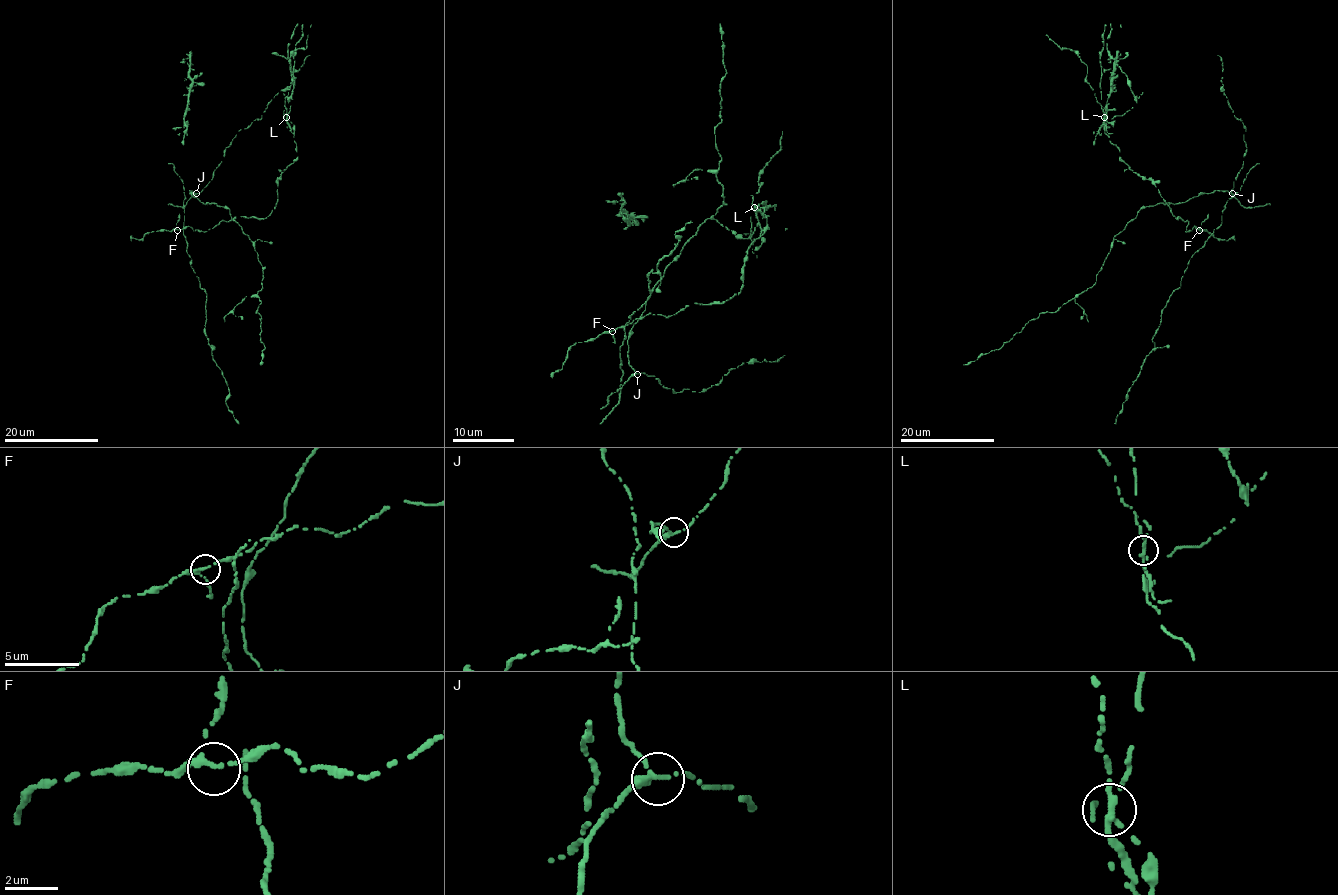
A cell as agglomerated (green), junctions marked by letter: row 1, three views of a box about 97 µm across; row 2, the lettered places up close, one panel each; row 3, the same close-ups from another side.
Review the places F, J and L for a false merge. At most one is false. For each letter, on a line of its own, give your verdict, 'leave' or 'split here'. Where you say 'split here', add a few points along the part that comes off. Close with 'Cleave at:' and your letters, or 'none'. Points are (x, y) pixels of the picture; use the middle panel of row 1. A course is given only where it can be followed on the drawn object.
F: leave
J: leave
L: split here; foreign part runs (754, 206), (763, 202), (766, 205), (755, 211), (763, 239), (755, 249), (751, 217)
Cleave at: L

